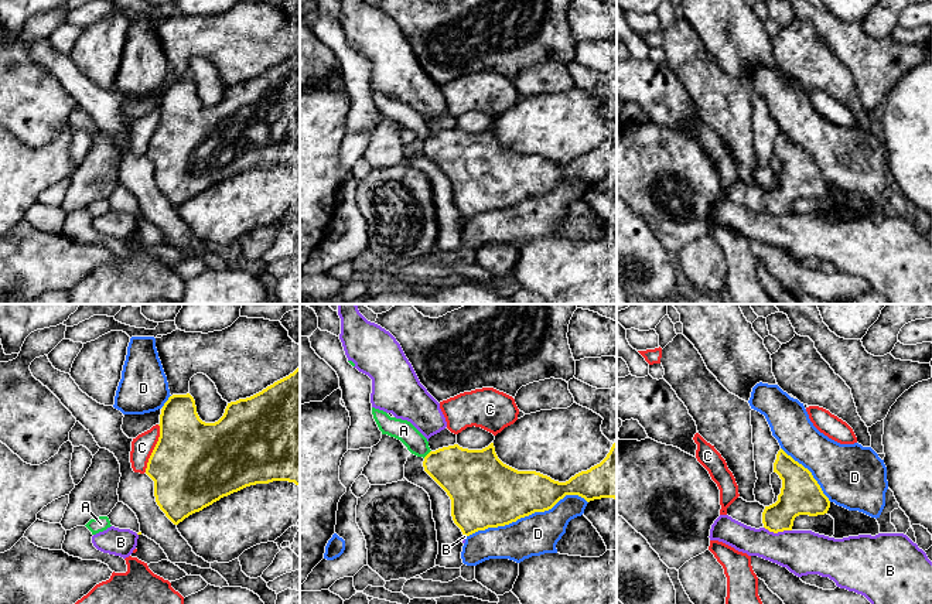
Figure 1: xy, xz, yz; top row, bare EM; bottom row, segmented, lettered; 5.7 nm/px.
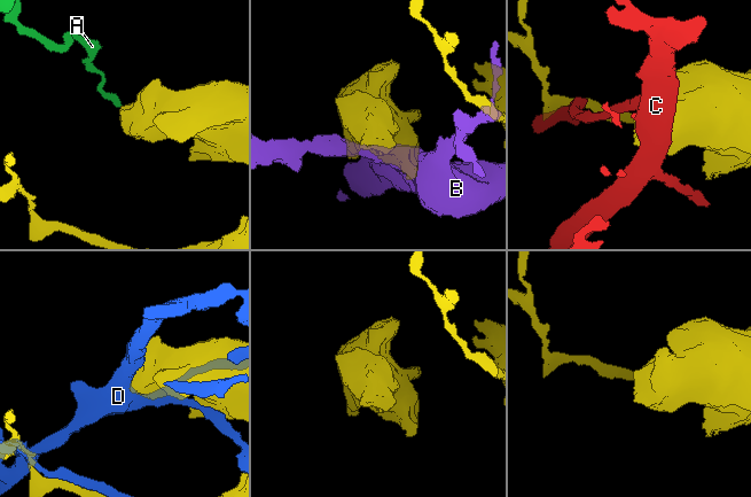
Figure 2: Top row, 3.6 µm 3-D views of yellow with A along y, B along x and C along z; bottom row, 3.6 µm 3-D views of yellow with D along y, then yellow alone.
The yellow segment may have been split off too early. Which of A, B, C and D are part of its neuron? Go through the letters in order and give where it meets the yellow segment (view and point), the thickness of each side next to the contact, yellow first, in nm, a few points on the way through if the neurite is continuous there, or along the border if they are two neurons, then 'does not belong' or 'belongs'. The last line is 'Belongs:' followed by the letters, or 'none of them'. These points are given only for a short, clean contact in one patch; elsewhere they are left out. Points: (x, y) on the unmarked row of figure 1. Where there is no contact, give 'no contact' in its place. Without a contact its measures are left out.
A: xz (427, 137) | 300/120 nm | along xz (430, 133), (423, 140) | does not belong
B: yz (778, 214) | 240/260 nm | does not belong
C: xy (154, 132) | 480/130 nm | does not belong
D: xz (526, 198) | 380/240 nm | does not belong
Belongs: none of them

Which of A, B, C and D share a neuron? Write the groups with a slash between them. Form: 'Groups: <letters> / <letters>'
Groups: A / B / C / D

